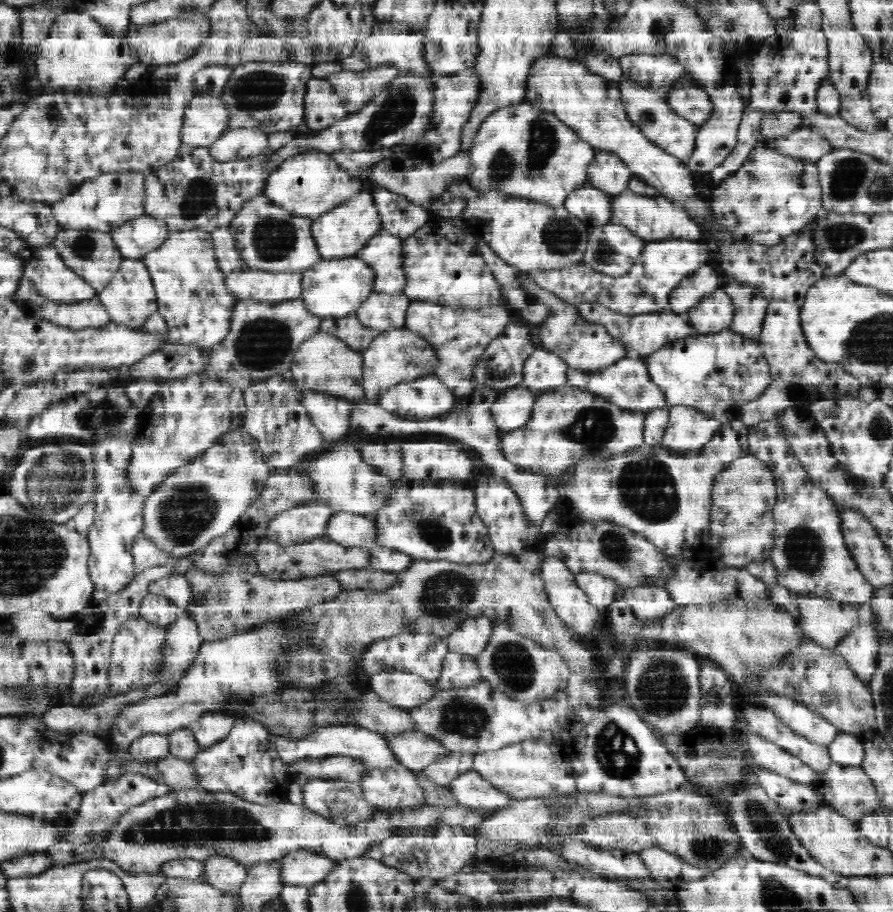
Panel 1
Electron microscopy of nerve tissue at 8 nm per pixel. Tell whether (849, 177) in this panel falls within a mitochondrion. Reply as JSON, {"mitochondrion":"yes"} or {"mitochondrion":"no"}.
{"mitochondrion":"yes"}

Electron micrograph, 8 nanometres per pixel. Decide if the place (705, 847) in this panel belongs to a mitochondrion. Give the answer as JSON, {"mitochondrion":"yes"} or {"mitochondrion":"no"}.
{"mitochondrion":"yes"}

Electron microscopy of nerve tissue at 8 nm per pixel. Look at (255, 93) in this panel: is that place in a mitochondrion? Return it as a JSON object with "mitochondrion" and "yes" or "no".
{"mitochondrion":"yes"}

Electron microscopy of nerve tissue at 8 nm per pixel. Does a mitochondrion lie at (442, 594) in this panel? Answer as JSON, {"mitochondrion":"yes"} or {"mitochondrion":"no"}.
{"mitochondrion":"yes"}

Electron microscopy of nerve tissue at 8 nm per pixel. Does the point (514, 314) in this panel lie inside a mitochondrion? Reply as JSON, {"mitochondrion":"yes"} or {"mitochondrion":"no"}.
{"mitochondrion":"no"}

